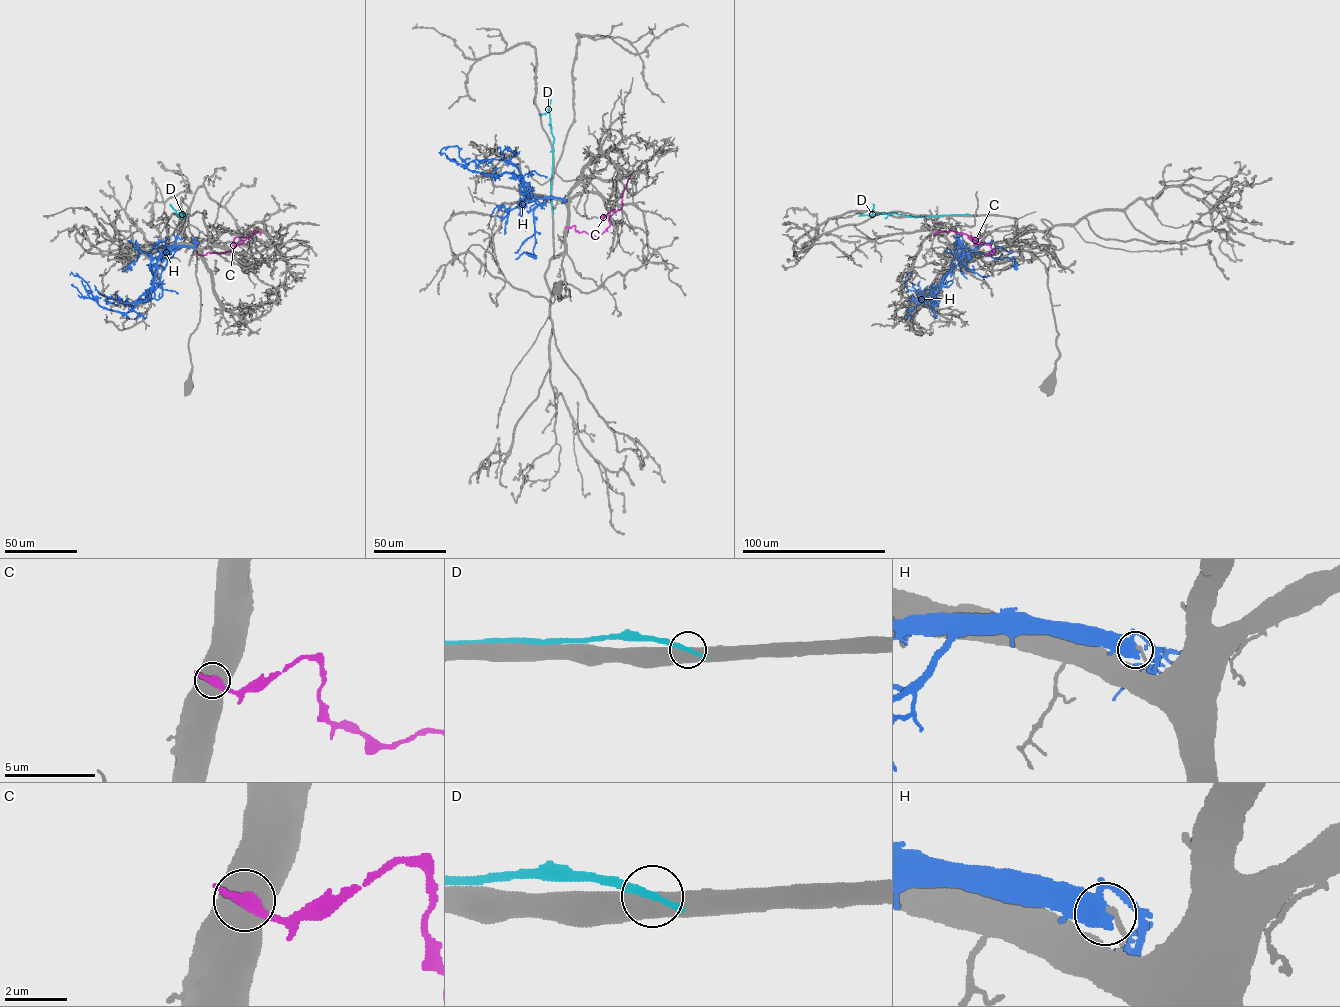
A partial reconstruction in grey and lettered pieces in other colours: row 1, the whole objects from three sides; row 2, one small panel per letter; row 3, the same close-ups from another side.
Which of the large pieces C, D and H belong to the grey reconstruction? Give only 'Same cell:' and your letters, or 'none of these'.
Same cell: none of these

